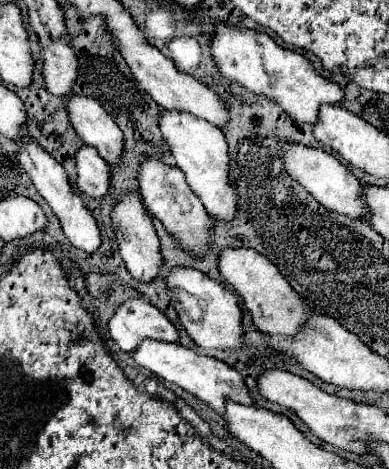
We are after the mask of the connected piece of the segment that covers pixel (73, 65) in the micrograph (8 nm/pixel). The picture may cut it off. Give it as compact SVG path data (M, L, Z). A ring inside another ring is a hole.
M52 41L48 49L42 49L42 57L46 91L52 95L70 95L80 67L74 49L64 41Z

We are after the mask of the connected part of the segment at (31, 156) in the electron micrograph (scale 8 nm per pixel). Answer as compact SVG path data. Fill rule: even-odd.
M26 129L22 131L22 137L20 137L18 141L14 141L14 143L22 149L22 153L18 155L18 161L22 163L24 171L32 177L32 181L34 181L38 193L48 201L50 209L52 209L54 215L60 219L62 229L64 229L64 235L68 237L68 241L70 241L74 247L78 247L78 249L82 249L82 251L86 251L86 253L94 253L94 251L100 247L100 229L98 229L98 225L96 225L96 219L94 219L94 217L90 215L90 211L84 207L82 199L80 199L80 197L74 193L74 189L70 187L70 181L68 181L68 175L66 175L64 167L62 167L54 157L50 157L44 149L40 149L40 145L30 139L30 135L28 135Z

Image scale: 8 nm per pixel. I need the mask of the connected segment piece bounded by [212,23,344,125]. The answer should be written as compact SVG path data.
M218 23L218 31L212 39L212 57L222 75L228 73L228 79L238 81L252 93L278 101L294 121L314 125L322 105L340 105L344 101L344 89L340 85L316 73L314 65L304 55L276 45L264 31L226 27Z

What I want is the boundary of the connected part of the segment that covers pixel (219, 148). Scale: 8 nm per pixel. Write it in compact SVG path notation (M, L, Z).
M162 111L160 129L164 133L164 141L170 145L176 165L184 171L186 183L202 201L206 213L216 221L232 221L238 209L238 195L236 185L230 183L230 157L224 133L204 119L172 111Z

